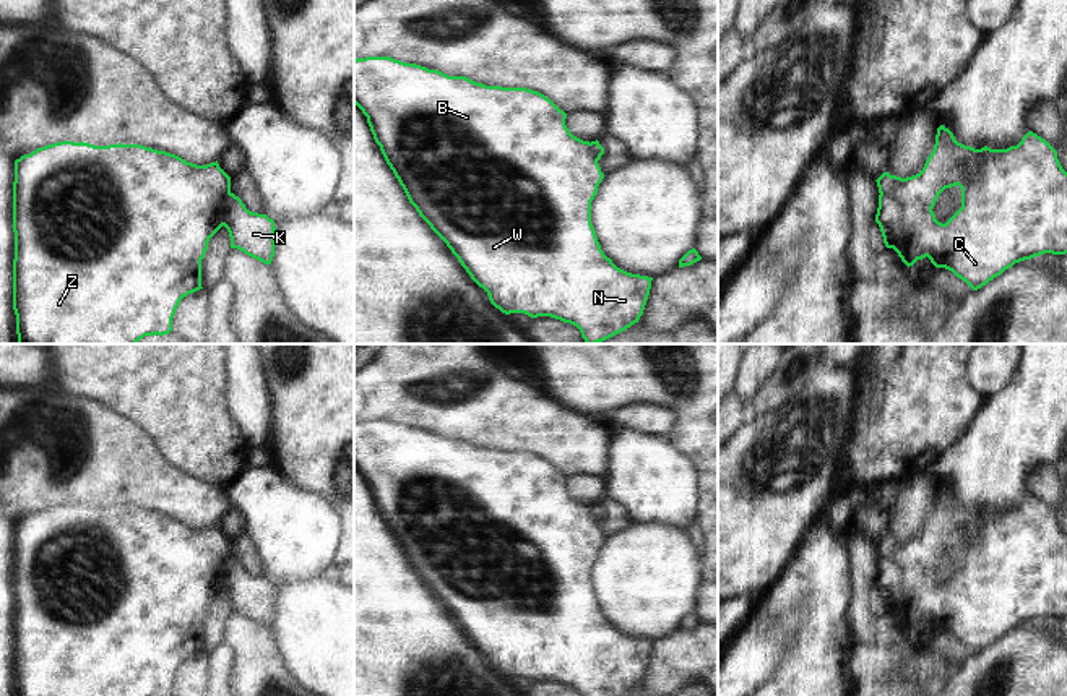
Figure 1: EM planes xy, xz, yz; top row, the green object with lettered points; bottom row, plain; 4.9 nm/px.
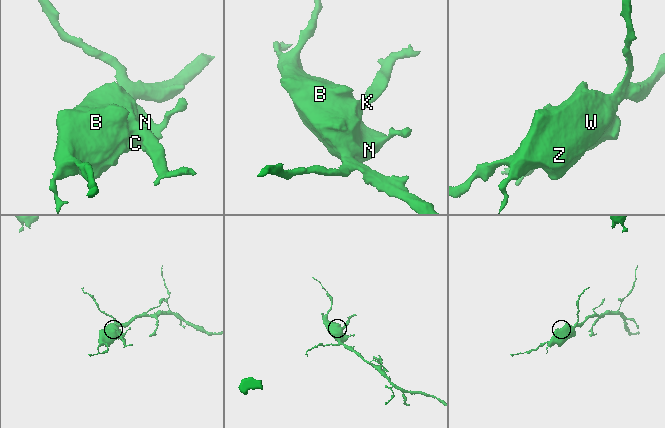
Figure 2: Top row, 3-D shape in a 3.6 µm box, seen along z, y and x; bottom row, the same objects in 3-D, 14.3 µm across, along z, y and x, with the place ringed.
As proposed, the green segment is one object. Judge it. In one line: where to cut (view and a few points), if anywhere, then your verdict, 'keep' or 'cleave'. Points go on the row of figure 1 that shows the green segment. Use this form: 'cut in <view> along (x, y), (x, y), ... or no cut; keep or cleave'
cut in yz along (881, 193), (890, 193), (903, 205), (903, 236), (892, 247); cleave

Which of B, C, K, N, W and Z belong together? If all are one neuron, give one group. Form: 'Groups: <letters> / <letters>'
Groups: B C N W Z / K

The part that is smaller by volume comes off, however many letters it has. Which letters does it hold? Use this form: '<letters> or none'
K

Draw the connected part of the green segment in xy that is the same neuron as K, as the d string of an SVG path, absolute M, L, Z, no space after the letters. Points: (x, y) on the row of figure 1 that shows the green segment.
M229 193L222 203L221 221L229 232L231 248L271 264L276 247L273 219L248 211L239 196Z

